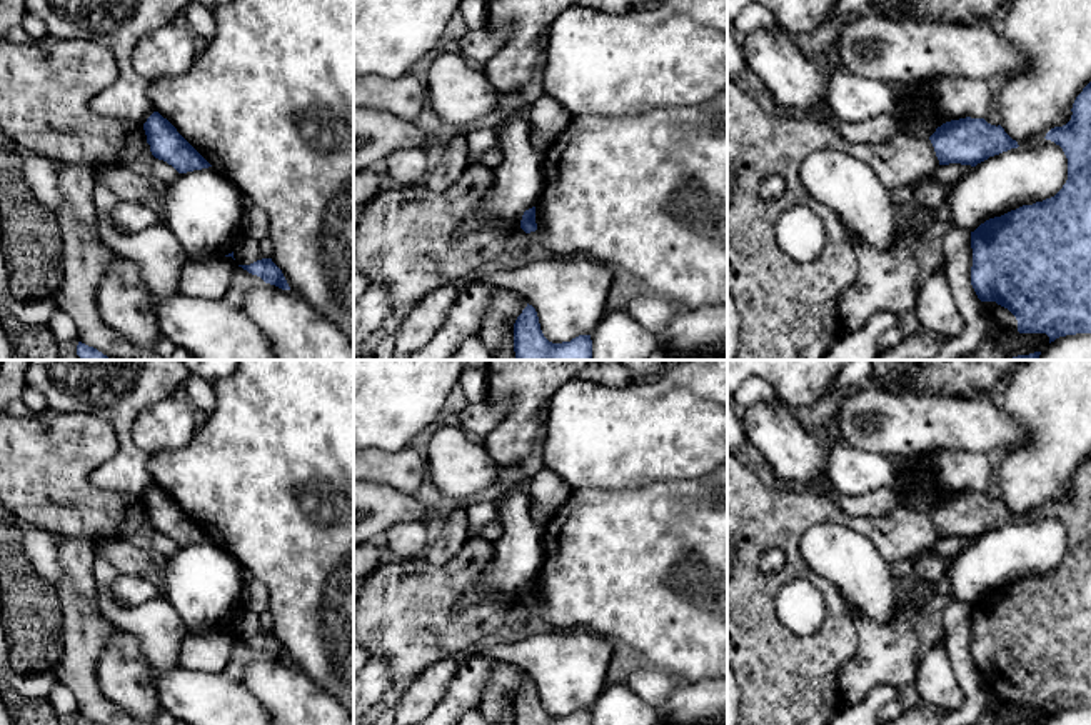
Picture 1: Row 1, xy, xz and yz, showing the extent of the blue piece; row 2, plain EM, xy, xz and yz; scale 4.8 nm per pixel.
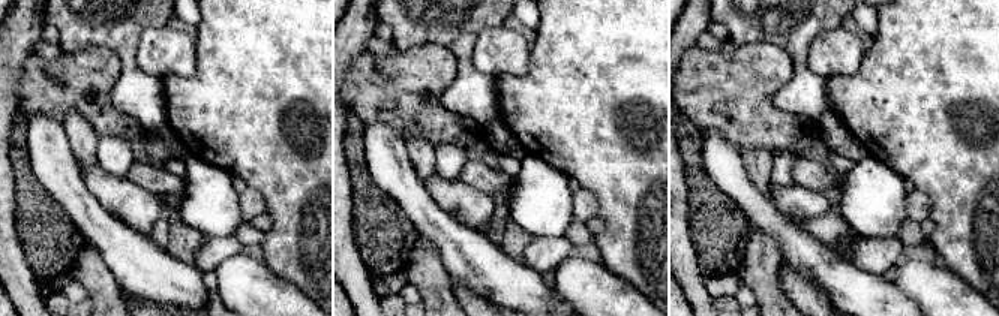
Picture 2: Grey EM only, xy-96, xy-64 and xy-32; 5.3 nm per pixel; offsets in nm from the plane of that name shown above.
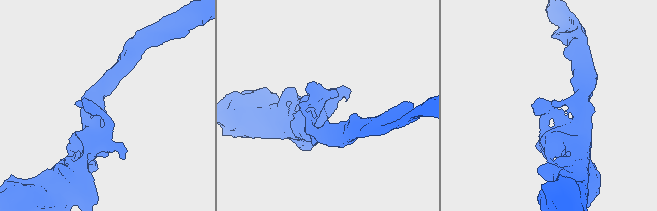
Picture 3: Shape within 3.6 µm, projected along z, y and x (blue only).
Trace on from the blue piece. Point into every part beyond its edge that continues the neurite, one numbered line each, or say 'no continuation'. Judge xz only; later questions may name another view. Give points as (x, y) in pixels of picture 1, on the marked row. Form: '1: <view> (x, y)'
no continuation

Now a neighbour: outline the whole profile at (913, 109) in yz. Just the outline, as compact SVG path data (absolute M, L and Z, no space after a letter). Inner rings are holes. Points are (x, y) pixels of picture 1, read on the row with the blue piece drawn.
M891 85L897 130L911 137L929 138L936 132L933 102L918 85Z

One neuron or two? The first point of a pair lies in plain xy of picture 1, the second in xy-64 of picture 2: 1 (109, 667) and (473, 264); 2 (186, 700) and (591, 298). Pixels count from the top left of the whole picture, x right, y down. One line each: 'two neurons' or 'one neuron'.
1: two neurons
2: two neurons

